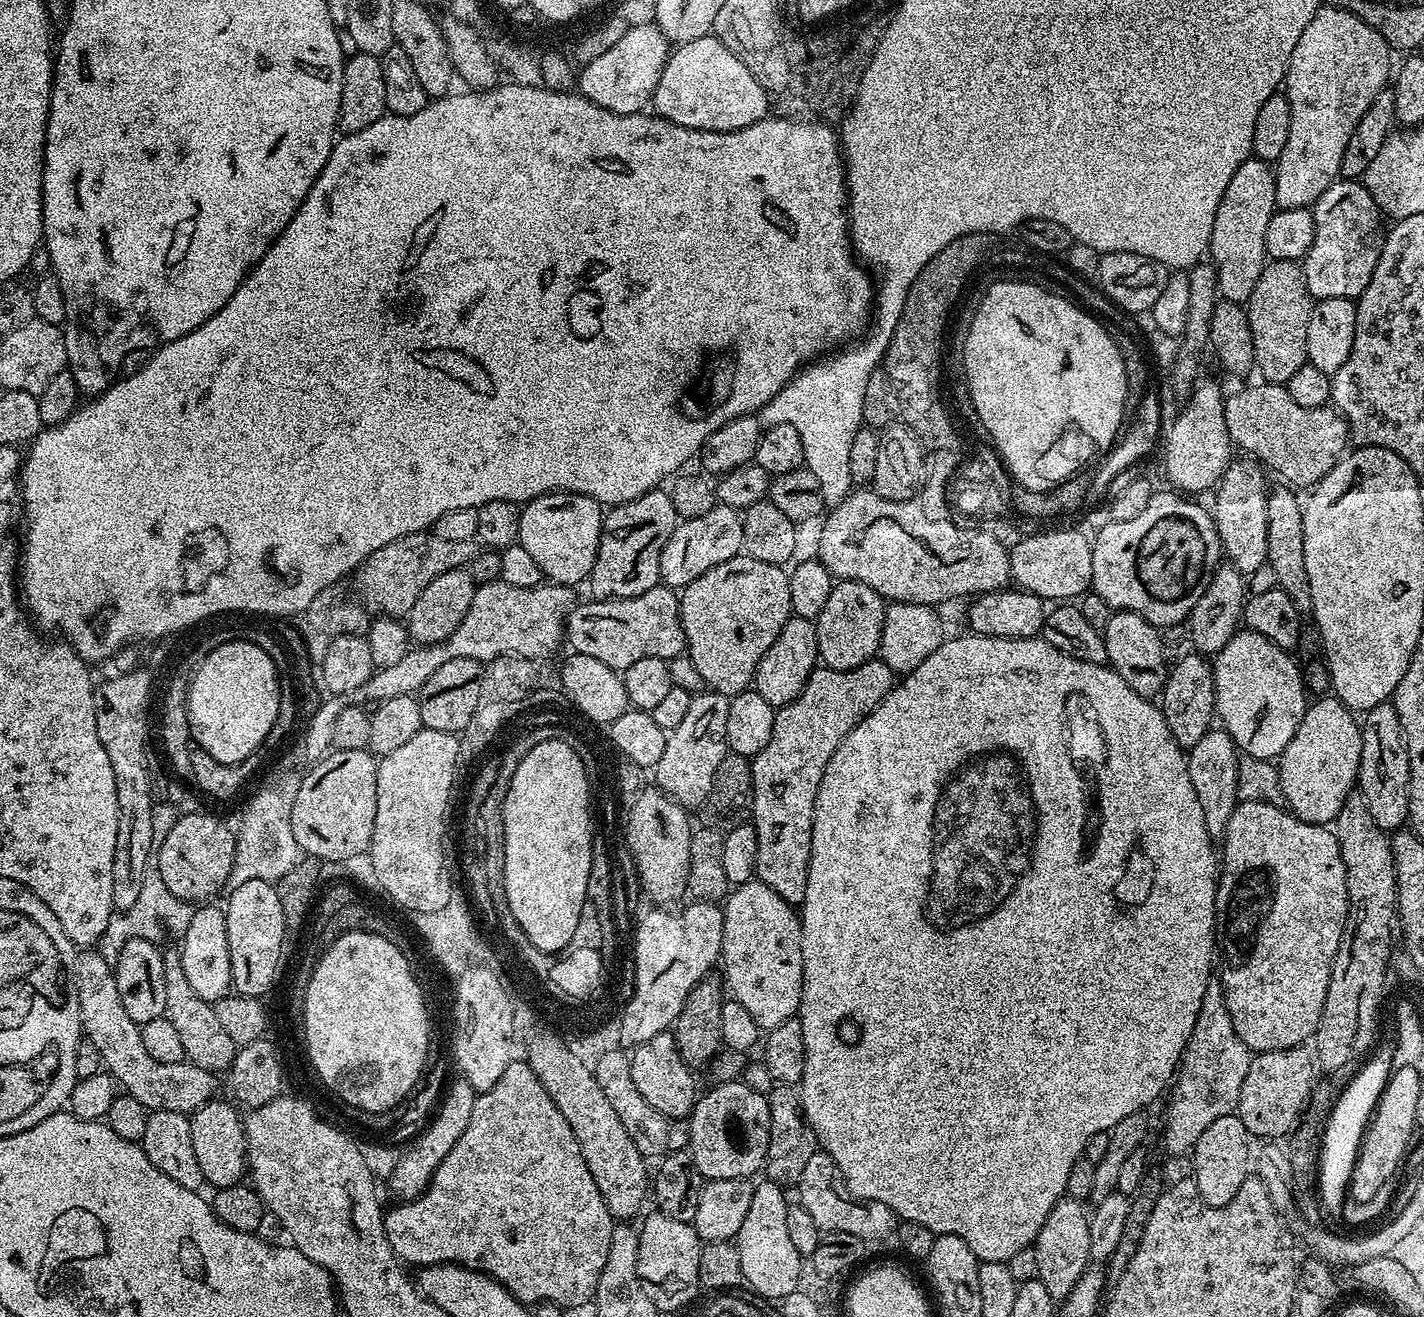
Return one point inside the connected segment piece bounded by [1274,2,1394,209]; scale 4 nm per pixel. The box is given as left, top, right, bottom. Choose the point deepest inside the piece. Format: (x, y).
(1341, 64)

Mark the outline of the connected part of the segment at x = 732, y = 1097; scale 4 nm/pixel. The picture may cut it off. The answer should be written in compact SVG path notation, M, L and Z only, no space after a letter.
M731 1080L728 1084L716 1084L708 1093L697 1099L691 1117L688 1120L690 1142L688 1148L694 1158L694 1166L704 1175L705 1181L718 1178L752 1178L755 1172L763 1169L770 1146L770 1106L768 1097L758 1090L750 1090L740 1080Z

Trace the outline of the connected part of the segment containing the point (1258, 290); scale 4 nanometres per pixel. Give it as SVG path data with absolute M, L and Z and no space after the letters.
M1269 259L1265 263L1254 285L1254 294L1250 294L1246 305L1250 334L1254 338L1254 368L1257 373L1260 371L1261 381L1287 386L1290 377L1308 363L1306 333L1313 303L1314 298L1306 286L1304 269L1297 261Z

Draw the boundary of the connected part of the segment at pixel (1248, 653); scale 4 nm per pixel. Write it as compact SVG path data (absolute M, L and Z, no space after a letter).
M1237 630L1211 661L1216 716L1244 756L1275 761L1290 746L1290 738L1302 722L1306 685L1302 668L1288 656L1270 638L1251 630Z

